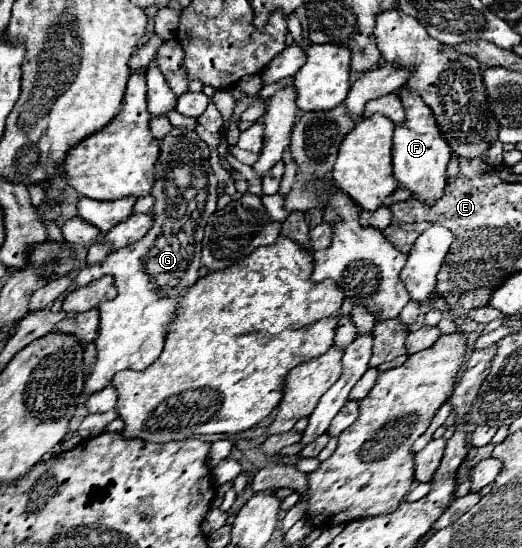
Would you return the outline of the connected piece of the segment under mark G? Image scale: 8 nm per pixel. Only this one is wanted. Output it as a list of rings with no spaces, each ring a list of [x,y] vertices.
[[[172,128],[168,138],[160,140],[160,156],[156,162],[156,184],[152,188],[152,196],[156,198],[156,204],[152,208],[154,214],[154,226],[152,230],[136,244],[124,246],[120,250],[114,250],[106,256],[100,264],[88,264],[80,270],[80,274],[74,280],[76,286],[90,284],[96,278],[102,278],[106,274],[116,278],[118,296],[108,302],[100,302],[100,326],[96,334],[96,362],[86,372],[84,388],[82,392],[86,396],[92,396],[94,392],[104,390],[116,372],[120,370],[144,370],[152,360],[156,360],[164,346],[164,334],[168,324],[172,322],[172,316],[178,308],[180,298],[184,292],[200,278],[198,270],[202,266],[200,262],[200,250],[202,250],[202,238],[204,238],[204,226],[210,218],[210,214],[216,210],[218,202],[218,180],[210,168],[210,148],[204,140],[198,138],[196,132]]]

